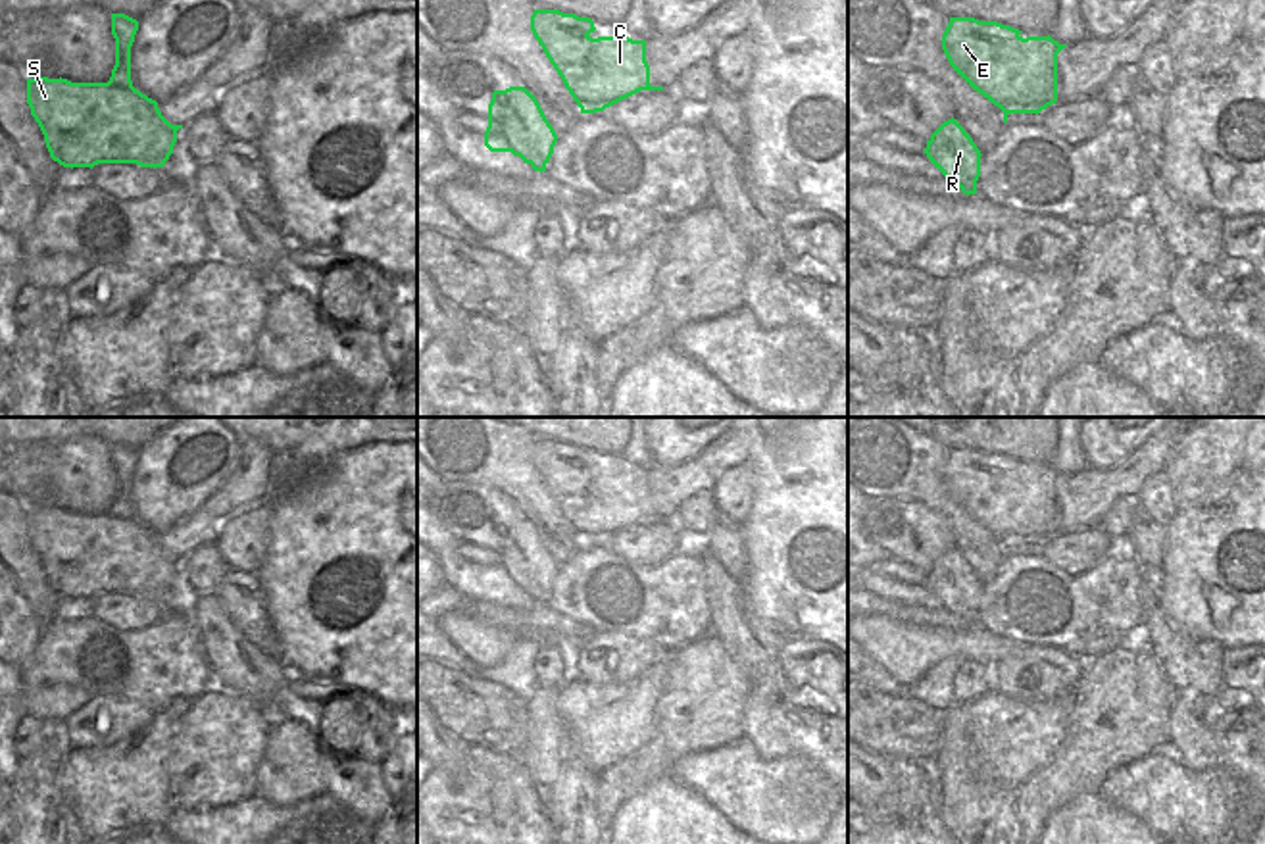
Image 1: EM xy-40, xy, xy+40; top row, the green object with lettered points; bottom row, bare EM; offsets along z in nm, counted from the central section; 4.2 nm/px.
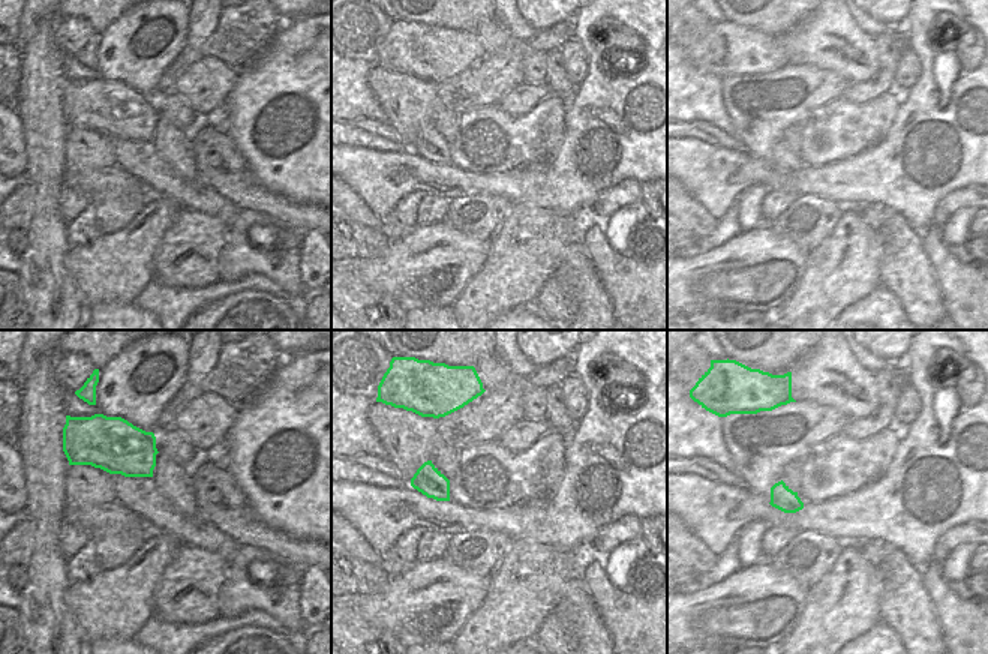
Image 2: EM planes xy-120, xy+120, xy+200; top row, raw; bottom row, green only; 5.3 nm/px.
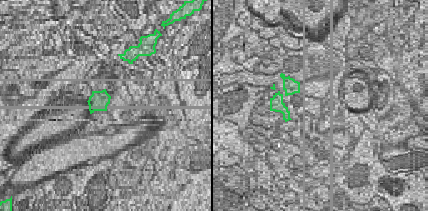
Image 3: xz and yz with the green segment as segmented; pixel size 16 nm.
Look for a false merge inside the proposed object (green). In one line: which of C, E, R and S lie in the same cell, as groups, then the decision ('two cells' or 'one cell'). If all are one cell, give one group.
C E S / R | two cells

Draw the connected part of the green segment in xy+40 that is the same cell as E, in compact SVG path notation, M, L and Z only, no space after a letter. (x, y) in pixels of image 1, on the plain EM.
M950 448L942 465L942 481L954 502L988 533L1004 542L1004 554L1009 544L1040 544L1057 533L1057 484L1067 477L1048 467L1021 467L1023 461L998 452L979 452L975 448Z

